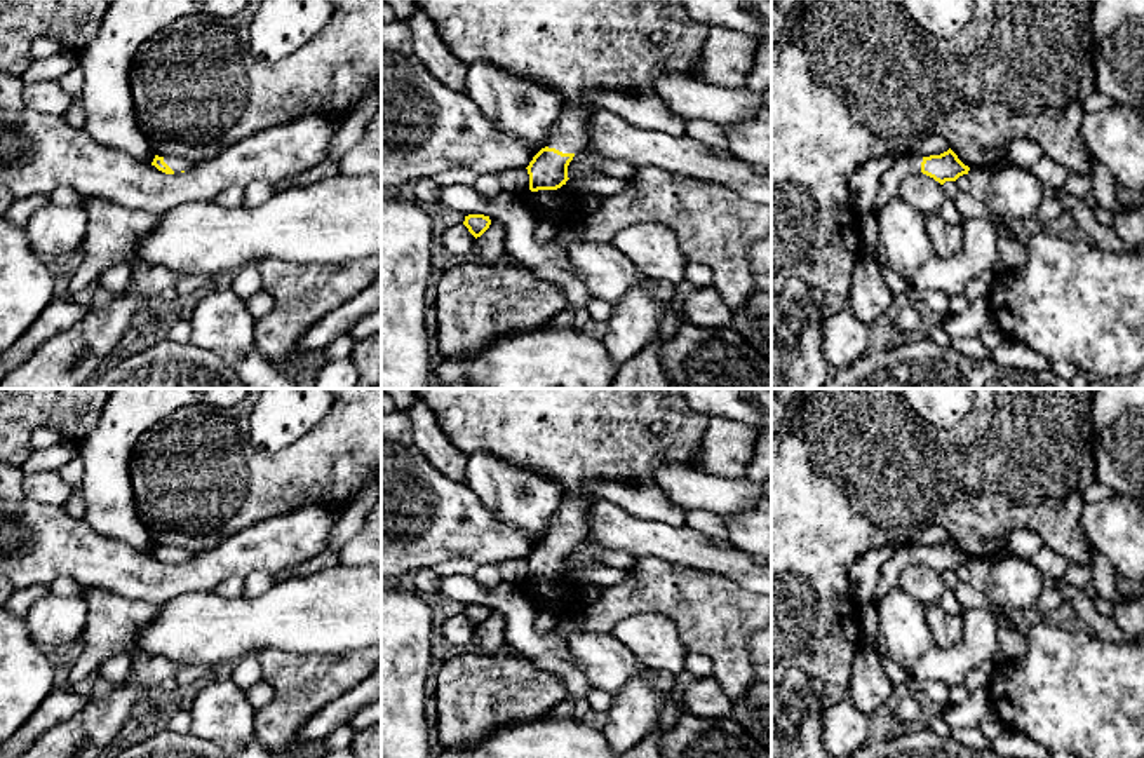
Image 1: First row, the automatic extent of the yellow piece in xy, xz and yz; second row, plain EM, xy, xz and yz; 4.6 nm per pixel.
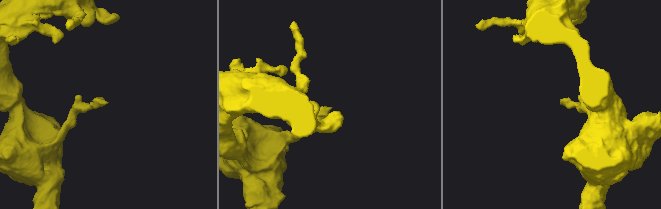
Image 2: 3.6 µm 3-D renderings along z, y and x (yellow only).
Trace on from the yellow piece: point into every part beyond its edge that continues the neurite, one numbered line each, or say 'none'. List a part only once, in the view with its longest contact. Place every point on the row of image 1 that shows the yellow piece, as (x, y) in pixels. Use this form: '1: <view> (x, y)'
1: xz (566, 135)

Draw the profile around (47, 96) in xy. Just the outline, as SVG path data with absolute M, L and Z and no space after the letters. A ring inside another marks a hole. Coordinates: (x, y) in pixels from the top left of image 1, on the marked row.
M57 80L24 84L23 96L26 108L50 115L64 115L73 101Z

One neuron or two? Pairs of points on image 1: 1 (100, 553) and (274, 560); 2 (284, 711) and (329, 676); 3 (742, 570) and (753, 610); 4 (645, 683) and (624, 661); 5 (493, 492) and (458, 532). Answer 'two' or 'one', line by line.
1: one
2: one
3: two
4: two
5: two

